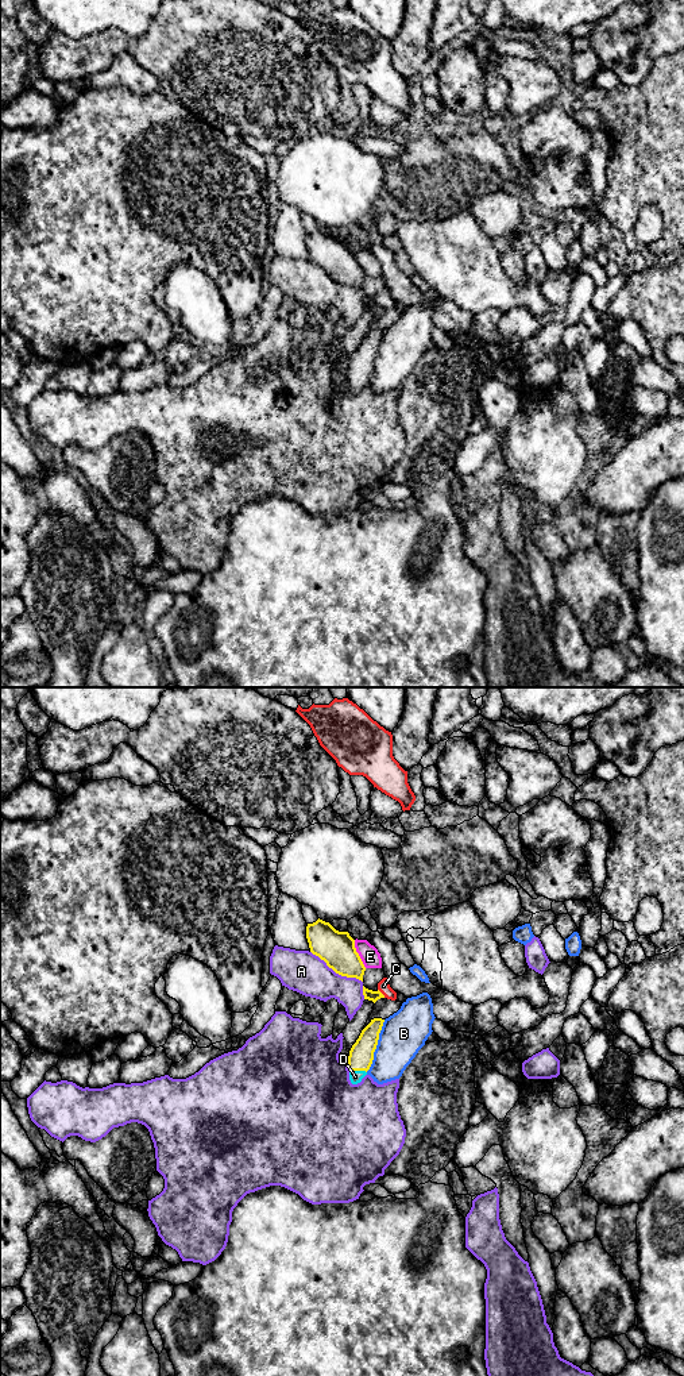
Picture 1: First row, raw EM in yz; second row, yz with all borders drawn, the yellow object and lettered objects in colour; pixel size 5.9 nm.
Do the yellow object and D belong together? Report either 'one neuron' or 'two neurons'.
one neuron

